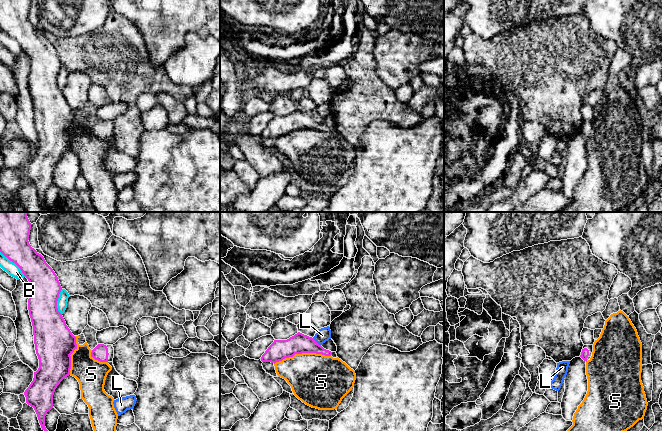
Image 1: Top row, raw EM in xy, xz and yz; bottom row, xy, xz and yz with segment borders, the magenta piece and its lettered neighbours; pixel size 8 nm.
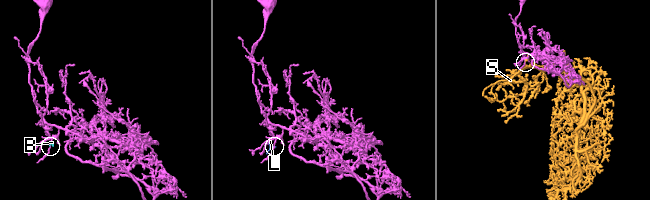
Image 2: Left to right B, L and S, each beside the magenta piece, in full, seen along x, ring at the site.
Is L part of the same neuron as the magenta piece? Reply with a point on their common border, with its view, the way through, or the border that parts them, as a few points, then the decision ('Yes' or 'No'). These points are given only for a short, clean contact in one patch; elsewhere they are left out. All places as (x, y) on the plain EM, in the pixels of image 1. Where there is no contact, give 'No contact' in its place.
Touches magenta at xz (315, 117). Boundary: xz (313, 113), (320, 121). No

